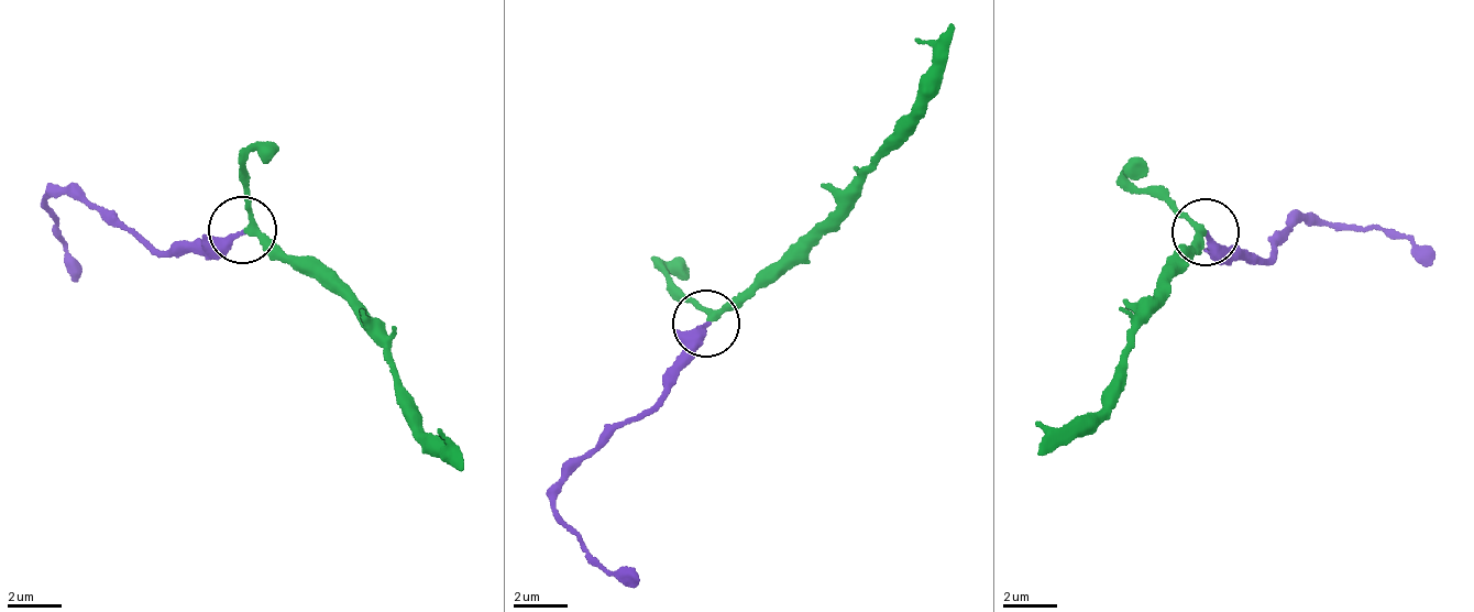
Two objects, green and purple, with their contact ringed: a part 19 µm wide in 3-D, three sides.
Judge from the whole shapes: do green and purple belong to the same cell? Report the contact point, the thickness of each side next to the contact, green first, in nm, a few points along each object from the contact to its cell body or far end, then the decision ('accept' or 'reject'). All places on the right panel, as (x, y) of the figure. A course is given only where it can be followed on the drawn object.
(1206, 231) | 220/260 nm | green via (1205, 232), (1162, 282), (1151, 318), (1135, 334), (1125, 388), (1040, 452) | purple via (1205, 232), (1261, 262), (1304, 219), (1386, 229), (1432, 266) | accept

